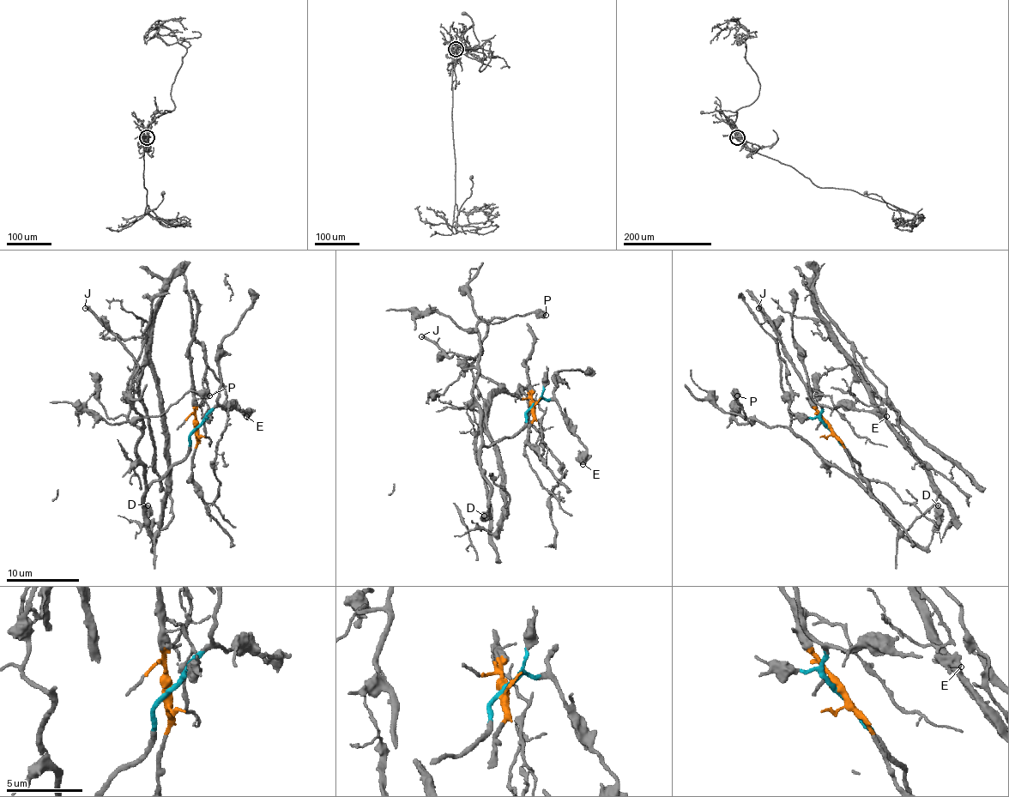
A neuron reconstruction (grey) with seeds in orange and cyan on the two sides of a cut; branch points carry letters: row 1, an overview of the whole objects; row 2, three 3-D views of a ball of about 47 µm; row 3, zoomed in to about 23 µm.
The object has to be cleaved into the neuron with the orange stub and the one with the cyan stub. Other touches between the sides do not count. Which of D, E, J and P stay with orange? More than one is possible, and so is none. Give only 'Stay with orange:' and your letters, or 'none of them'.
Stay with orange: none of them

